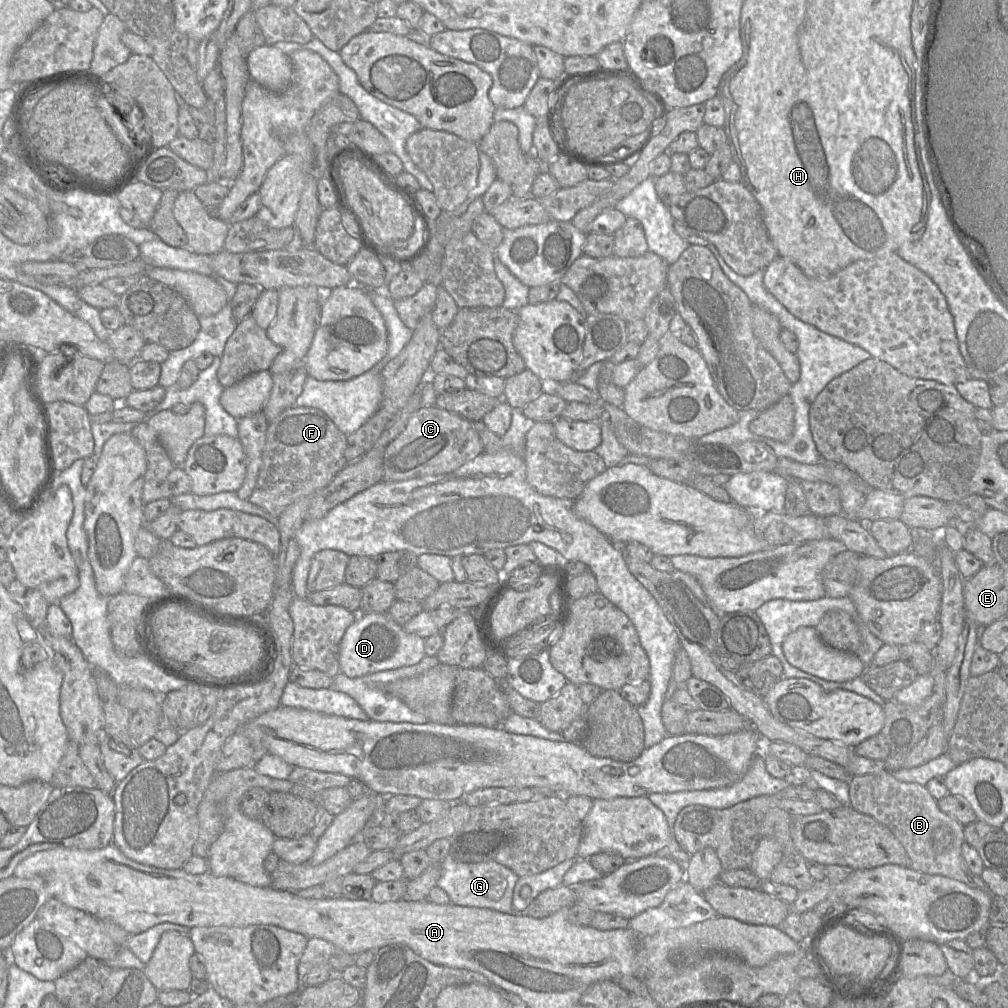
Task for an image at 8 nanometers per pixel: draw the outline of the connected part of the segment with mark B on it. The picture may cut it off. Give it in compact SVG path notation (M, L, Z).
M885 769L876 774L851 776L849 797L849 806L889 828L904 847L912 869L945 876L989 893L981 876L973 874L963 860L963 825L939 809L937 800L930 795L926 787L918 783L899 781Z

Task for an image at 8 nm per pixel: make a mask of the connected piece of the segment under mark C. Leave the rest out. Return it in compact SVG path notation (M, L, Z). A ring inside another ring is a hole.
M436 406L421 407L409 418L407 425L385 448L382 482L399 482L450 473L483 453L483 444L474 423Z

